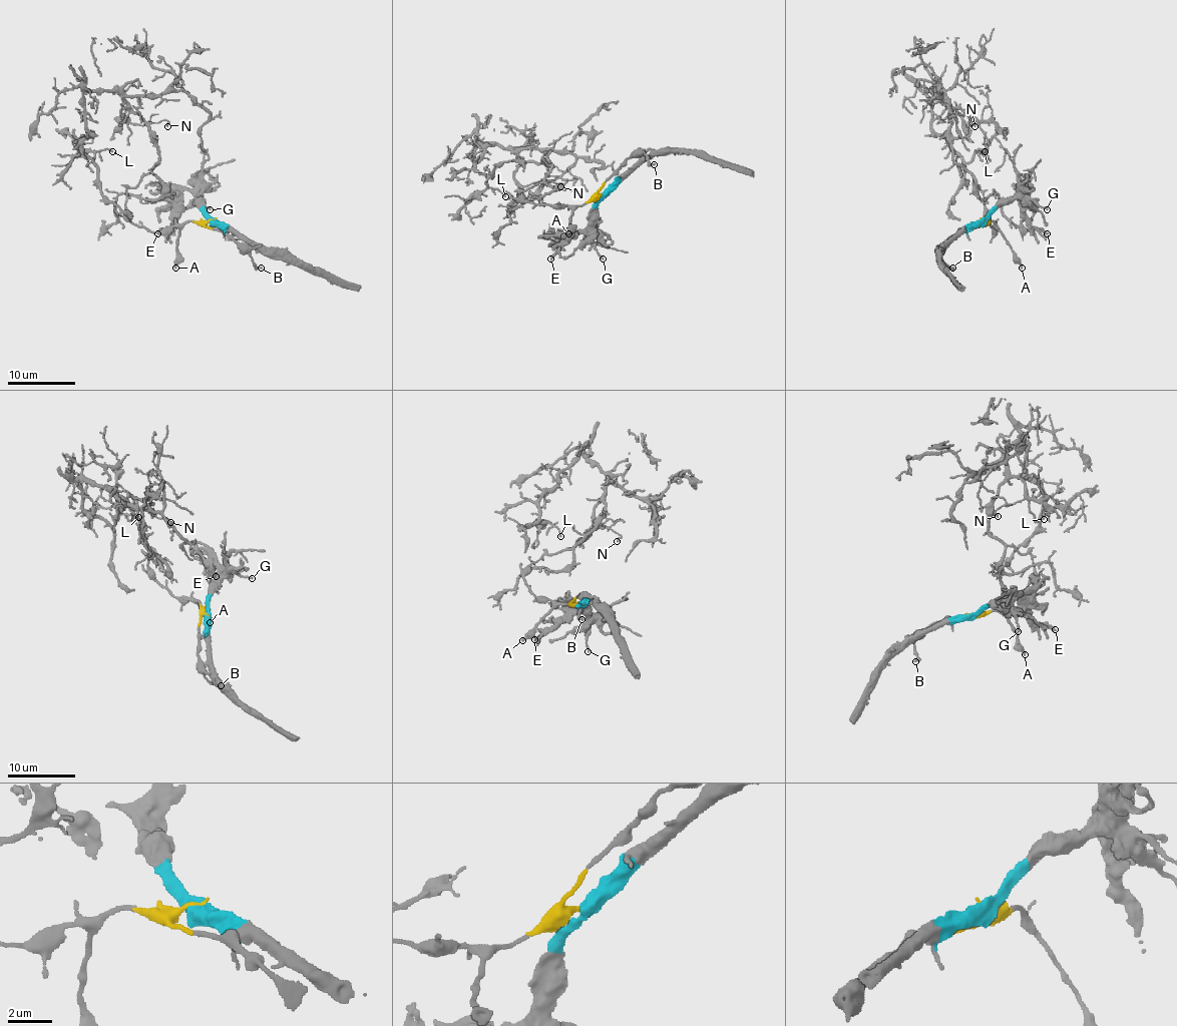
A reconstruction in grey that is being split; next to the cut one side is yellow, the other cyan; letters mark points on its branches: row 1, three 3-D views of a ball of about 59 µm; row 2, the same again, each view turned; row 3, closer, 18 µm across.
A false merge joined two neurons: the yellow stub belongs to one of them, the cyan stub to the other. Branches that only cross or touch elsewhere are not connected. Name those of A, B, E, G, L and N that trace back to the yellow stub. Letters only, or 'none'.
A, B, L, N

